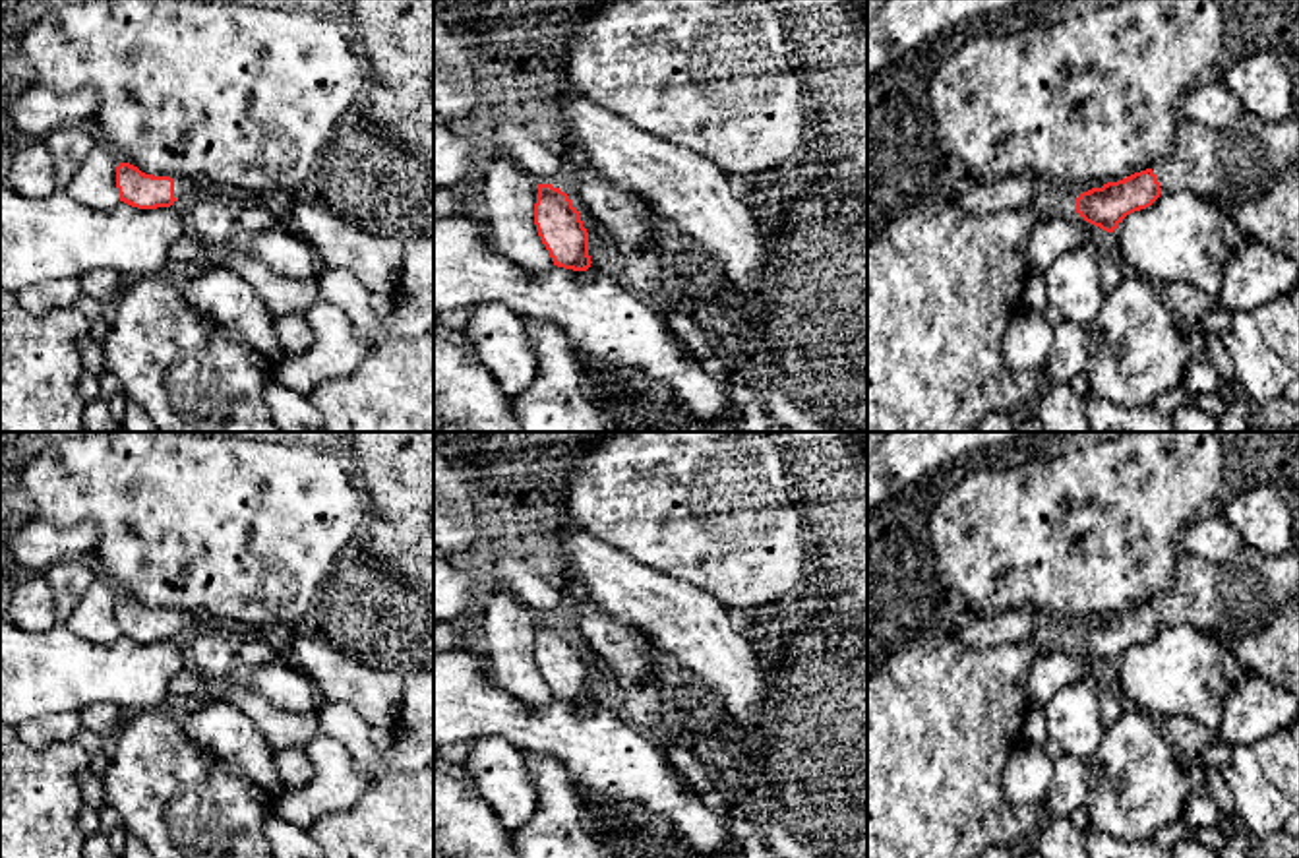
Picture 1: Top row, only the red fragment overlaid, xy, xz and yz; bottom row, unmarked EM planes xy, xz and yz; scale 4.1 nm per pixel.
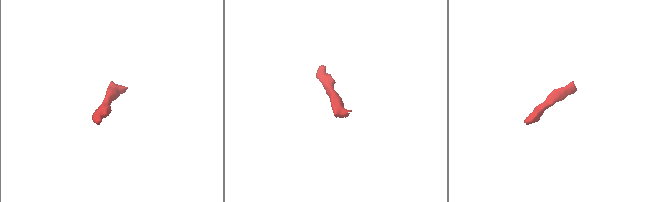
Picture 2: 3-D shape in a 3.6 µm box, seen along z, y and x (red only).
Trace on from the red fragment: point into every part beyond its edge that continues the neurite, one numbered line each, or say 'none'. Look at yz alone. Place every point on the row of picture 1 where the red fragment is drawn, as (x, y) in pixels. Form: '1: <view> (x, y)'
1: yz (1239, 161)

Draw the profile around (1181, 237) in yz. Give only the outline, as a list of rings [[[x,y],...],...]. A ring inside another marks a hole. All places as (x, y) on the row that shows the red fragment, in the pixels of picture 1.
[[[1189,190],[1162,192],[1150,207],[1127,215],[1111,234],[1129,273],[1156,287],[1187,283],[1214,298],[1229,258],[1249,238],[1225,211]]]

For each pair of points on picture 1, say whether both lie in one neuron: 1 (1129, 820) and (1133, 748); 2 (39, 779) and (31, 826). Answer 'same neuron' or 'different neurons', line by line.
1: same neuron
2: same neuron

